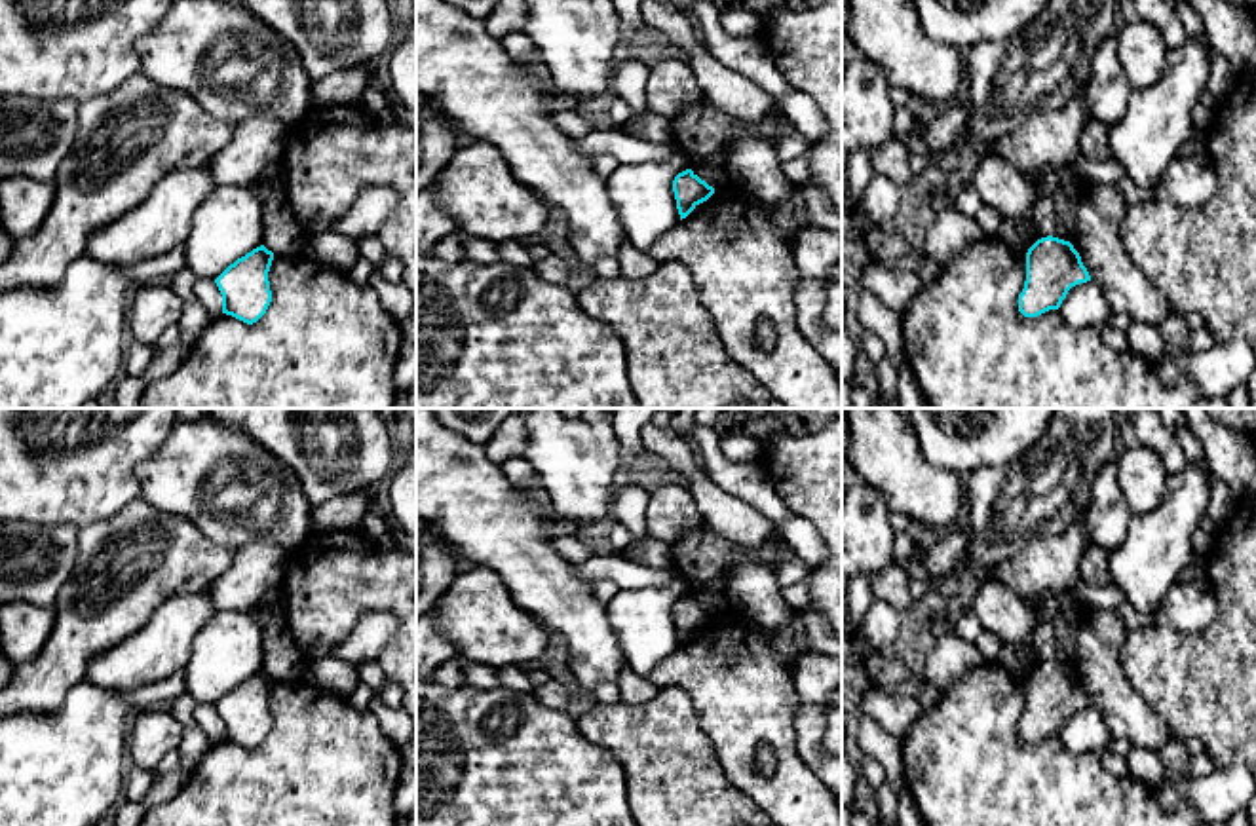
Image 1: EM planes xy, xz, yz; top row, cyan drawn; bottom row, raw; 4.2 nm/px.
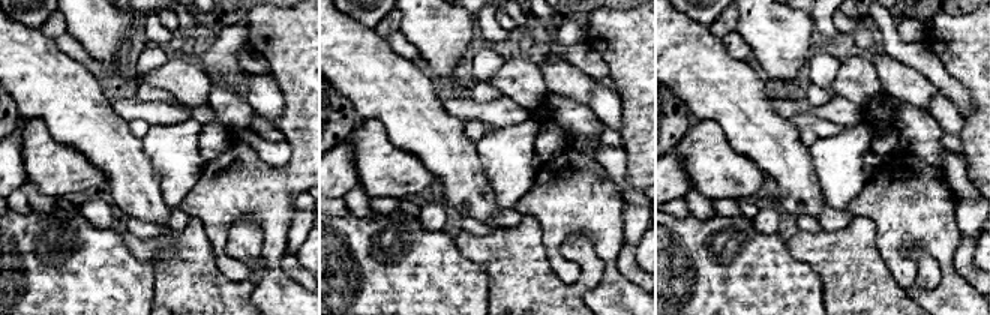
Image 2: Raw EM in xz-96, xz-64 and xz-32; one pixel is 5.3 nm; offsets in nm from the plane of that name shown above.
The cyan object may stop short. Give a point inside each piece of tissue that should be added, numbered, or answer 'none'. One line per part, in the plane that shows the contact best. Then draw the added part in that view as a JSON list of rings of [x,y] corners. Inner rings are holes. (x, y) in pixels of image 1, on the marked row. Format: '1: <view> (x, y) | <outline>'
none

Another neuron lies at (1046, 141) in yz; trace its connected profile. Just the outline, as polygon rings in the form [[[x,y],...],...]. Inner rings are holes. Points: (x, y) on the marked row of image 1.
[[[1083,87],[1062,110],[1032,114],[990,152],[1028,178],[1039,169],[1070,167],[1081,186],[1115,184],[1125,177],[1121,163],[1113,158],[1091,160],[1079,148],[1079,137],[1089,120],[1087,87]]]

